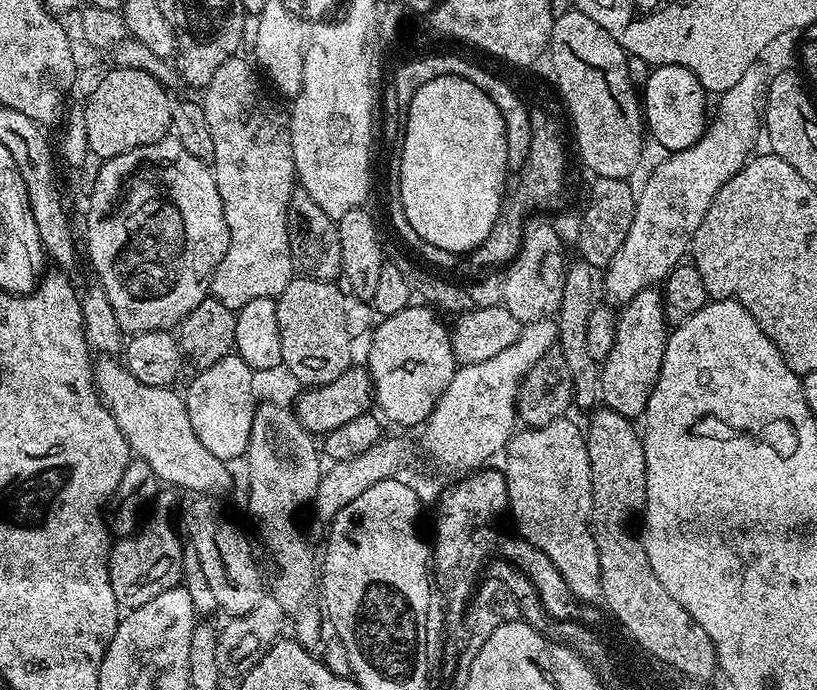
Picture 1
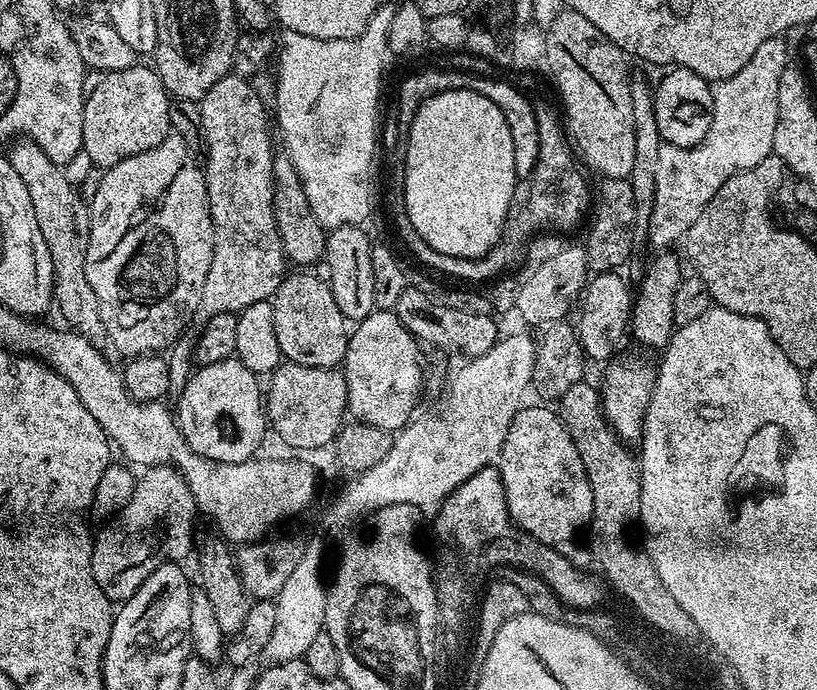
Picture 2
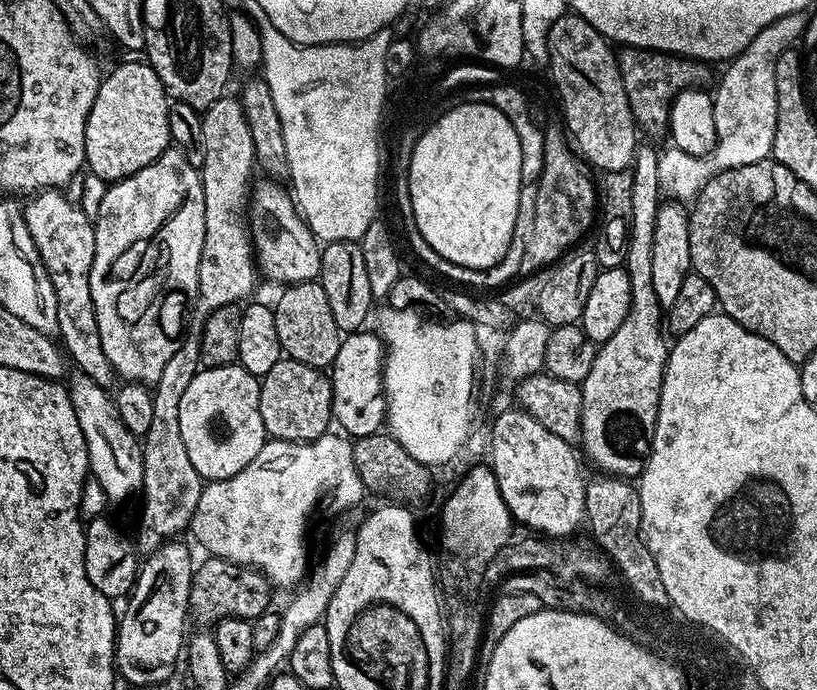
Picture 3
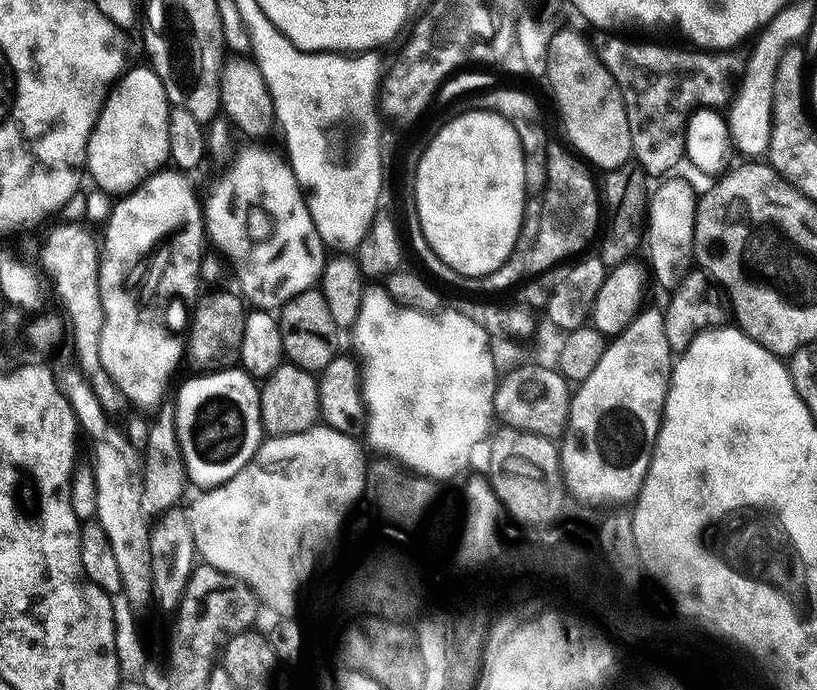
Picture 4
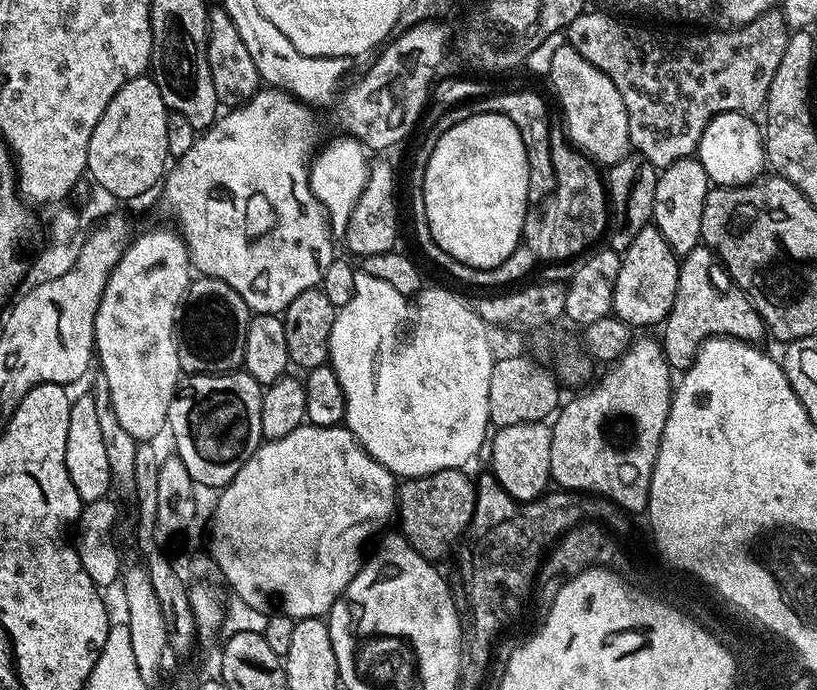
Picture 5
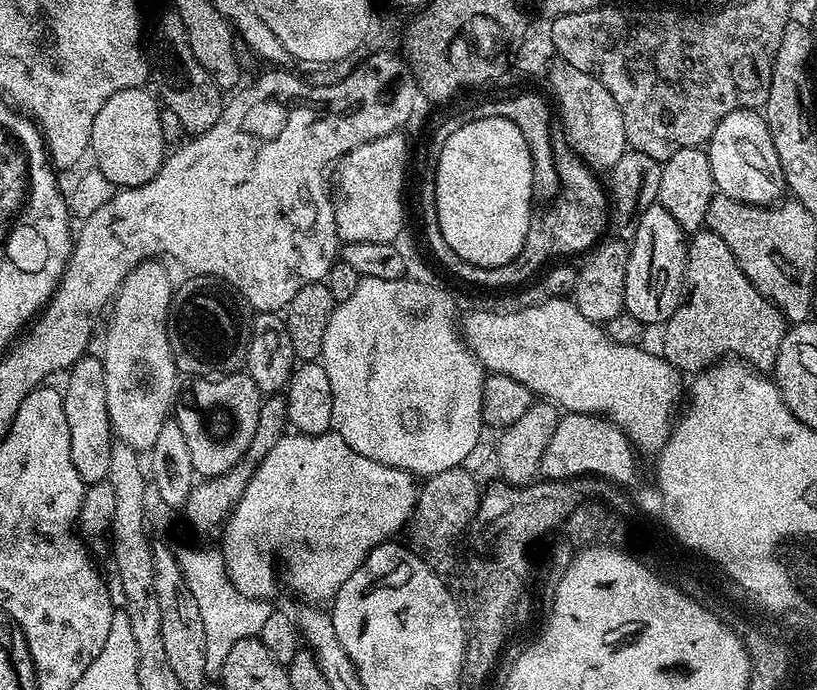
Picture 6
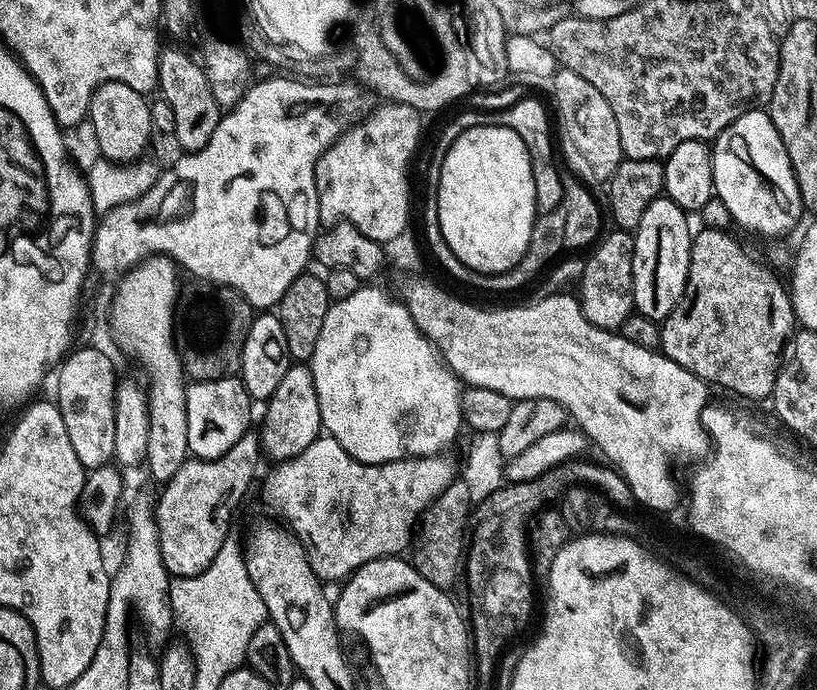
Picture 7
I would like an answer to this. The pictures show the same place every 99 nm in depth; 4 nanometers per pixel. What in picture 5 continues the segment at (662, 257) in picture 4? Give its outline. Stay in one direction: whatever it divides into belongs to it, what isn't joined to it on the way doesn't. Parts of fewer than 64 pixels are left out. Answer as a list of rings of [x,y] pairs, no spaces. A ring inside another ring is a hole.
[[[692,156],[674,162],[656,177],[652,220],[677,257],[683,258],[701,243],[702,206],[706,202],[709,187],[710,181],[702,162]]]

